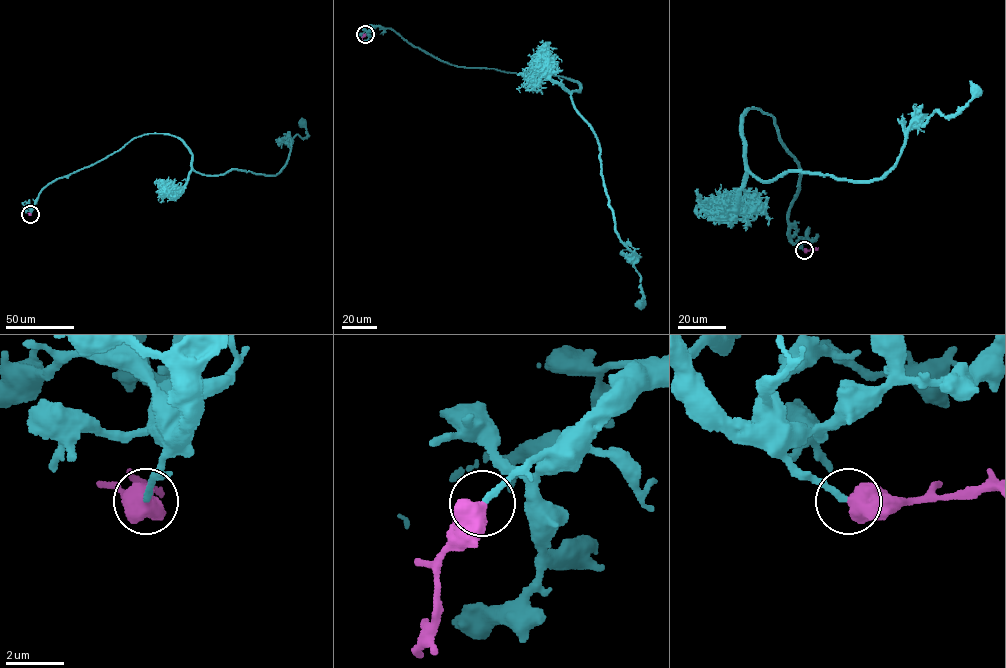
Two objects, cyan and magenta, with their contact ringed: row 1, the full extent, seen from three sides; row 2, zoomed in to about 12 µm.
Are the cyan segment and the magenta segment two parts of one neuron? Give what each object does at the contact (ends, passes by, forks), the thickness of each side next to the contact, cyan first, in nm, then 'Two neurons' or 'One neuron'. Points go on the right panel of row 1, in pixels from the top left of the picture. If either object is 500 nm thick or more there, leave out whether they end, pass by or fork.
Thickness 200 nm (cyan) against 750 nm. One neuron

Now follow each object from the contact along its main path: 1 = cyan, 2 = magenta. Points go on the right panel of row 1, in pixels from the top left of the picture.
1: (804, 250), (799, 167), (772, 116), (744, 111), (760, 180), (875, 181), (914, 121), (975, 90)
2: (804, 250), (818, 247)

